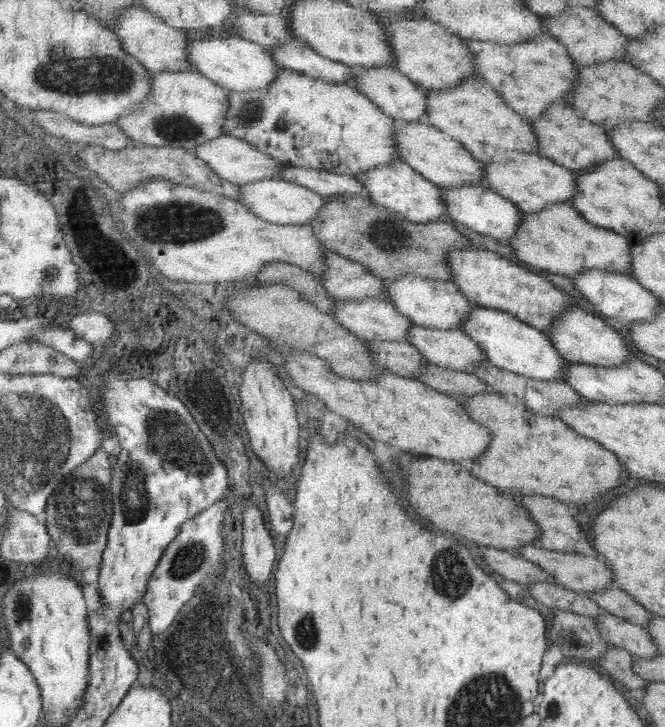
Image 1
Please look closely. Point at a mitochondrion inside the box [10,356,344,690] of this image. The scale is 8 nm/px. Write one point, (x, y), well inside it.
(81, 511)

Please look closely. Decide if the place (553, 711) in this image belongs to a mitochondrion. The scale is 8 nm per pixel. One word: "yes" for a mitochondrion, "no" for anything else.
yes

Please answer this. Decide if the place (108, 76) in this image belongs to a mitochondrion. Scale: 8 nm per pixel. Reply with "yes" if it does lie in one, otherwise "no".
yes

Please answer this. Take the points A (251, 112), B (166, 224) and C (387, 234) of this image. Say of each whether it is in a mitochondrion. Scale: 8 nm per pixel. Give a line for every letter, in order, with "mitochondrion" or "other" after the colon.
A: mitochondrion
B: mitochondrion
C: mitochondrion

